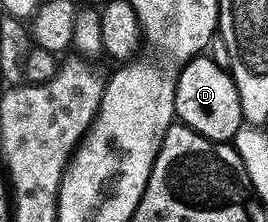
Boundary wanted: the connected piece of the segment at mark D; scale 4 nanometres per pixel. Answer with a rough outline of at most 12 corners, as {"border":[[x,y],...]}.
{"border":[[198,56],[180,67],[176,121],[212,142],[243,129],[232,74]]}

